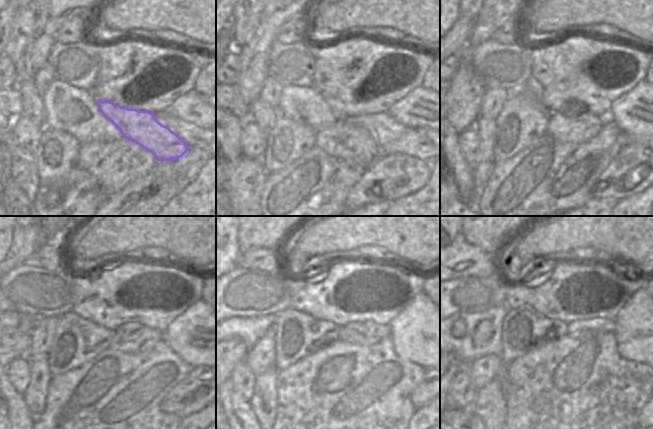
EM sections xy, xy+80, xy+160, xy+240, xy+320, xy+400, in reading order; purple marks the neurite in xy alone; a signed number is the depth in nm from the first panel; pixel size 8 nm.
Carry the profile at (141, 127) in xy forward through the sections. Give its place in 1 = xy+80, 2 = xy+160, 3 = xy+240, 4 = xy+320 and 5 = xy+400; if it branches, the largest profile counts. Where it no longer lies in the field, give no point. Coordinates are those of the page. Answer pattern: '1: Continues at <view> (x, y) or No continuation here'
1: Continues at xy+80 (393, 137)
2: Continues at xy+160 (633, 138)
3: No continuation here
4: No continuation here
5: No continuation here.

